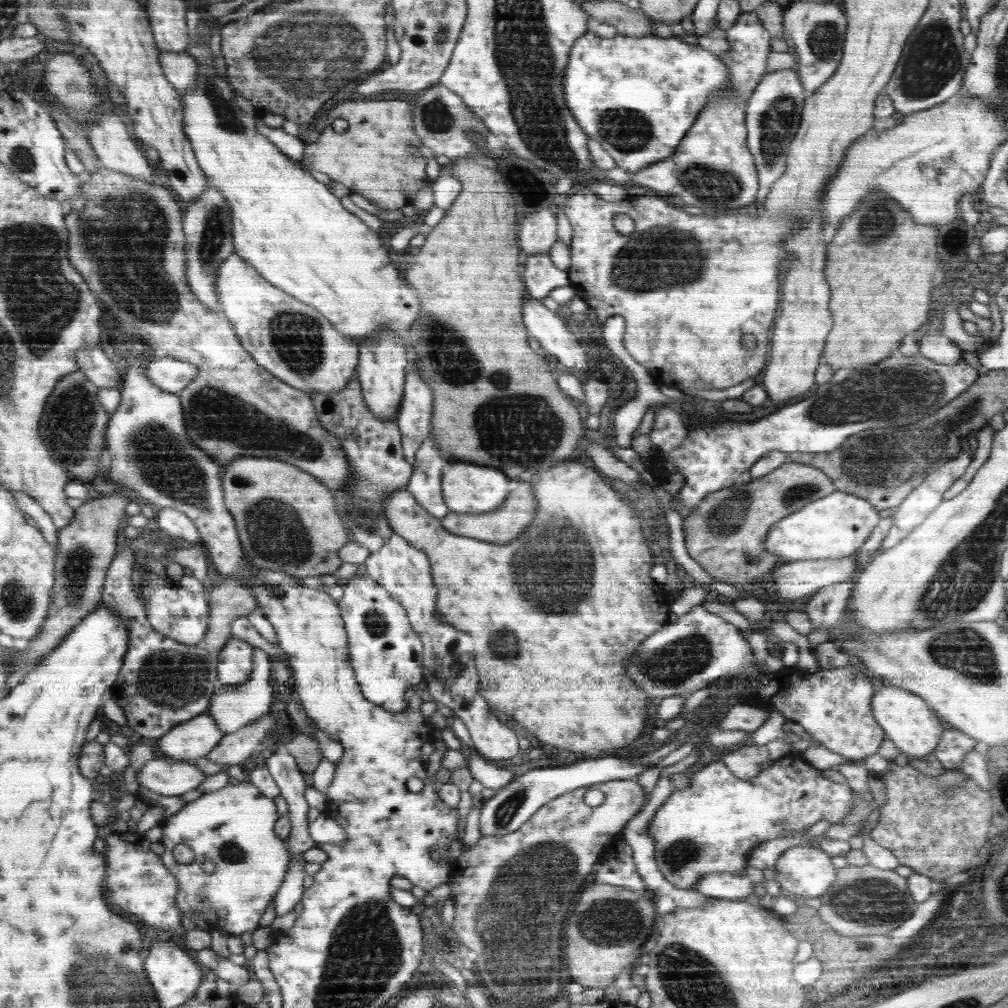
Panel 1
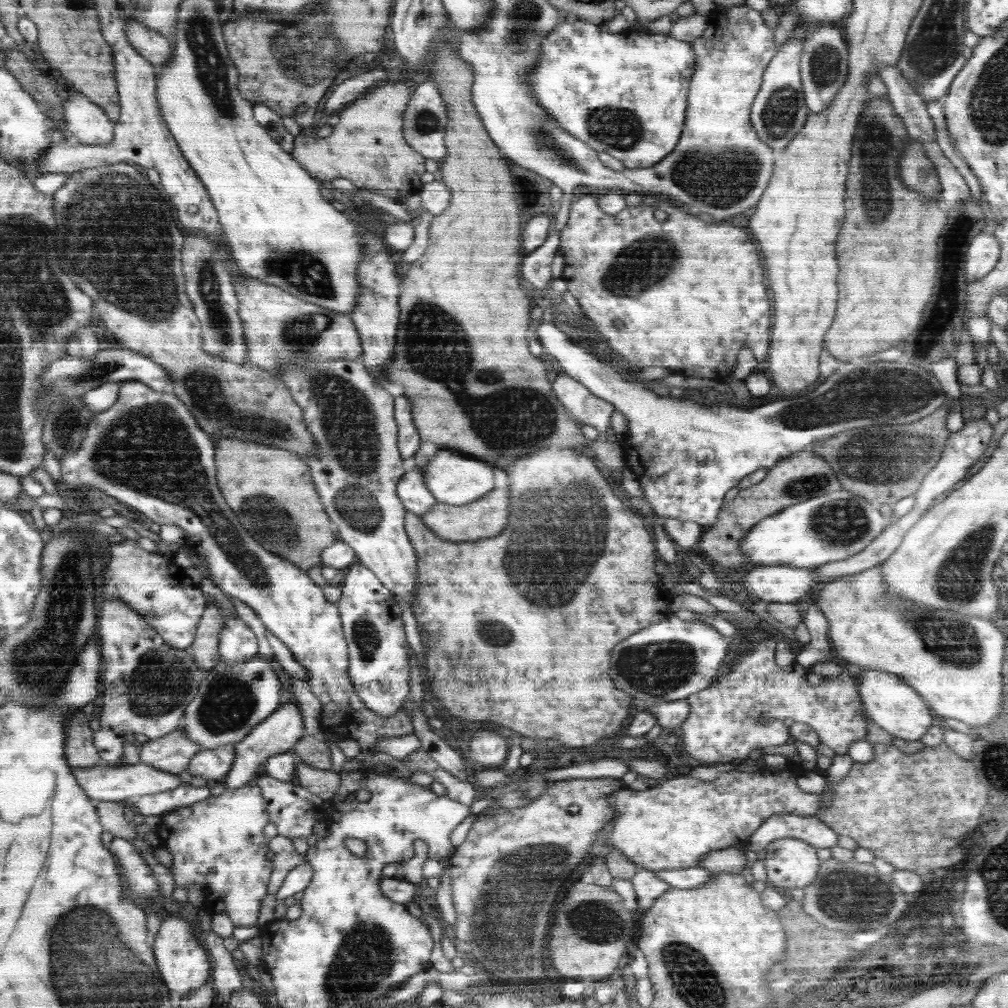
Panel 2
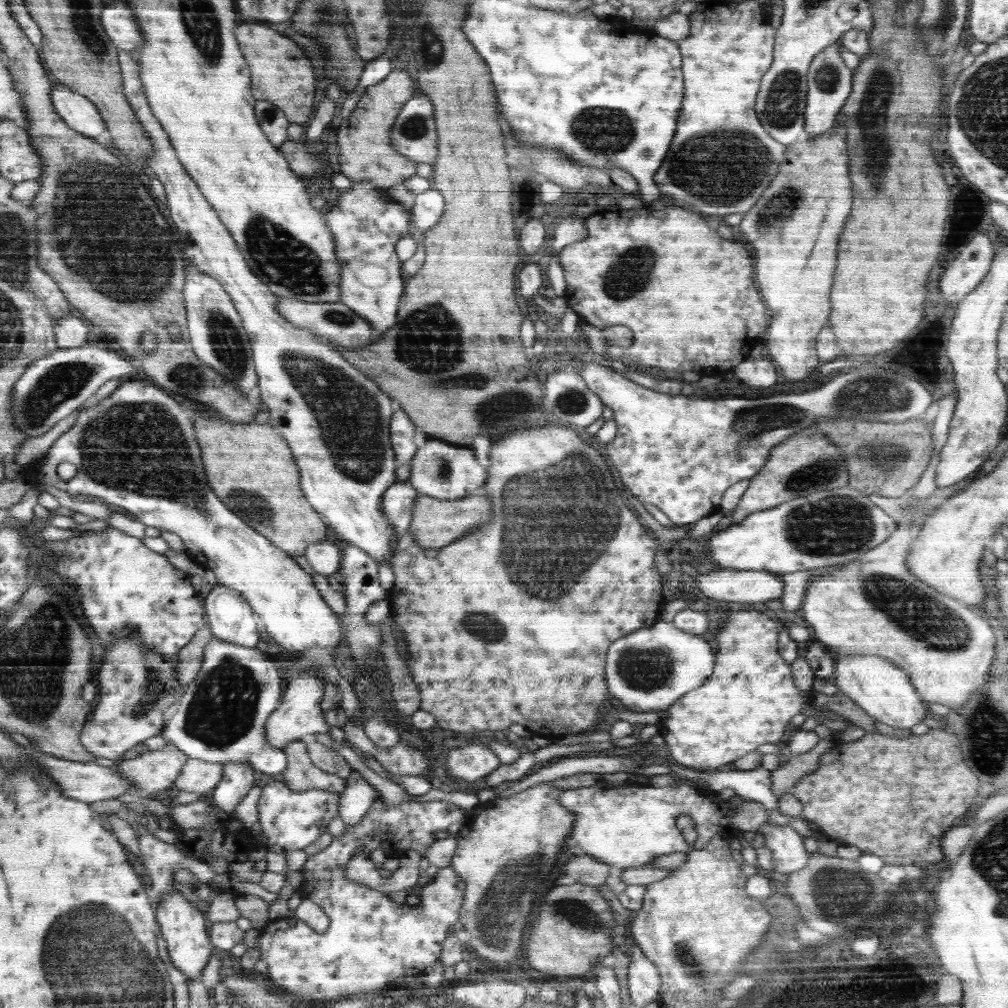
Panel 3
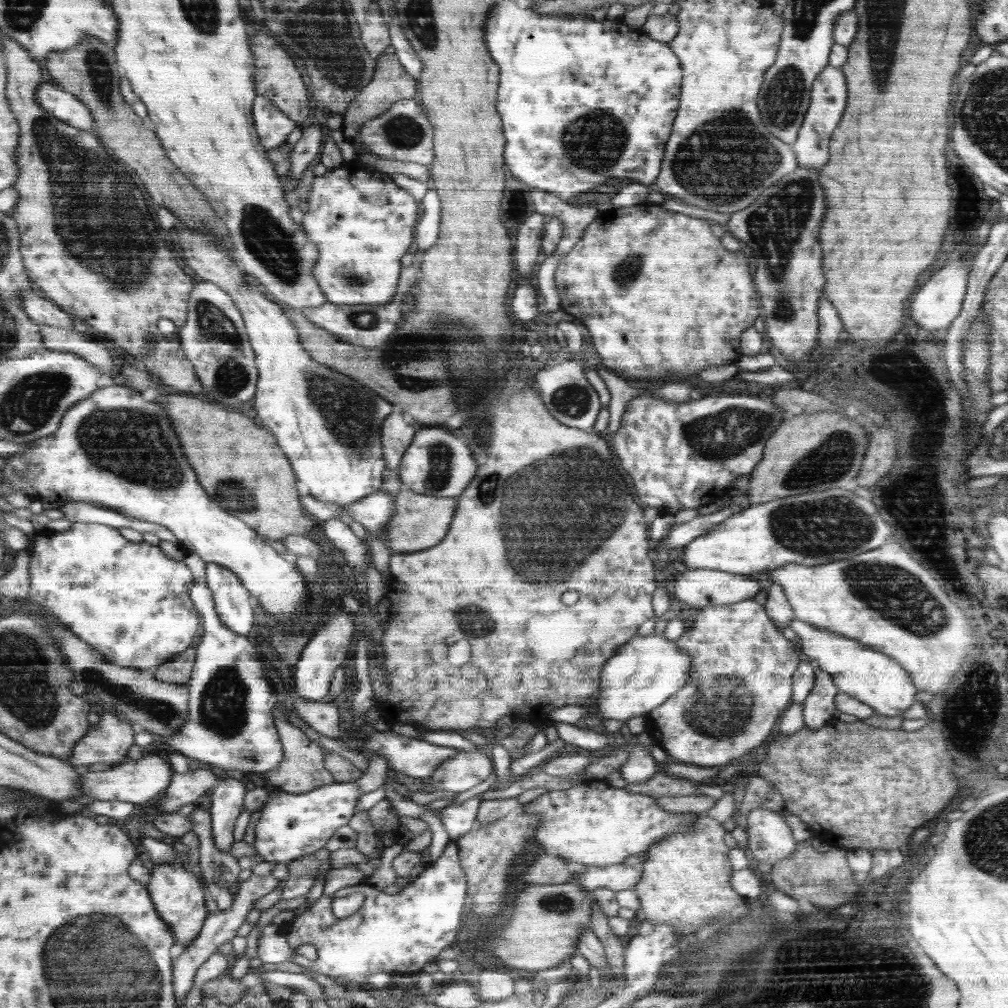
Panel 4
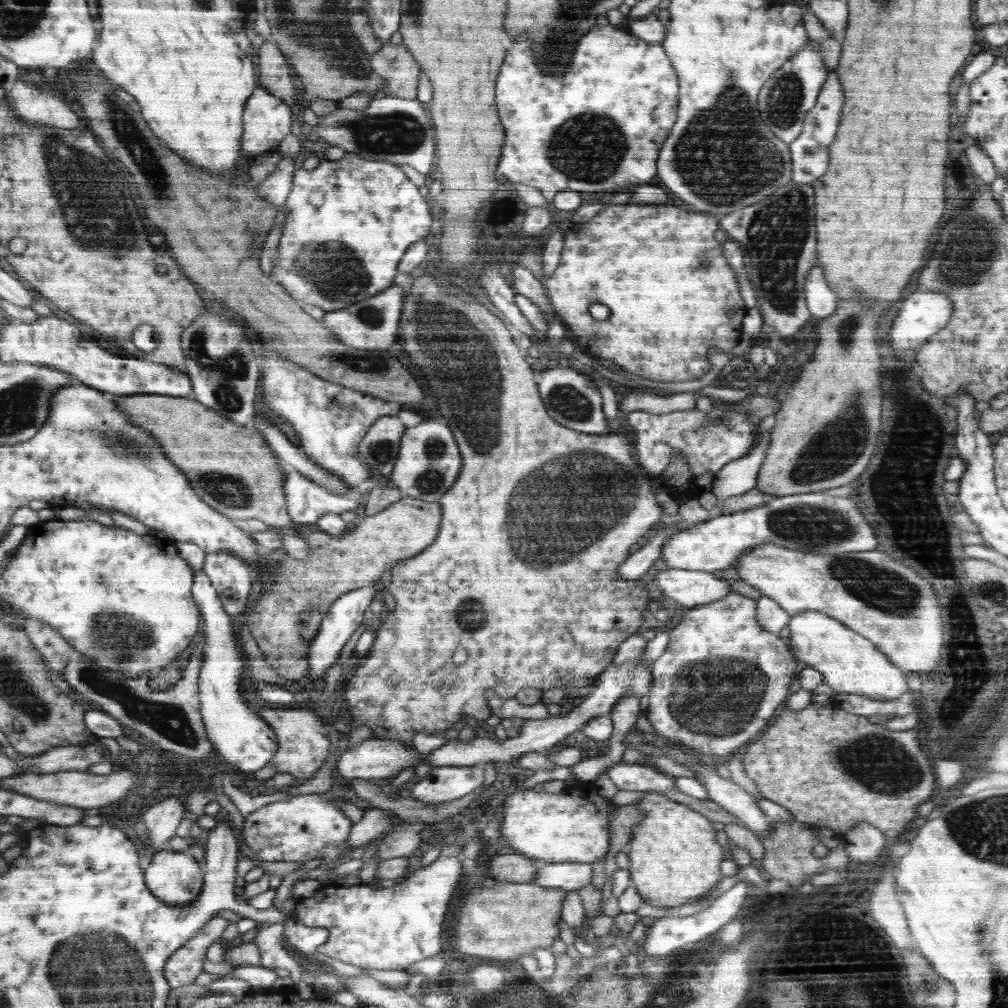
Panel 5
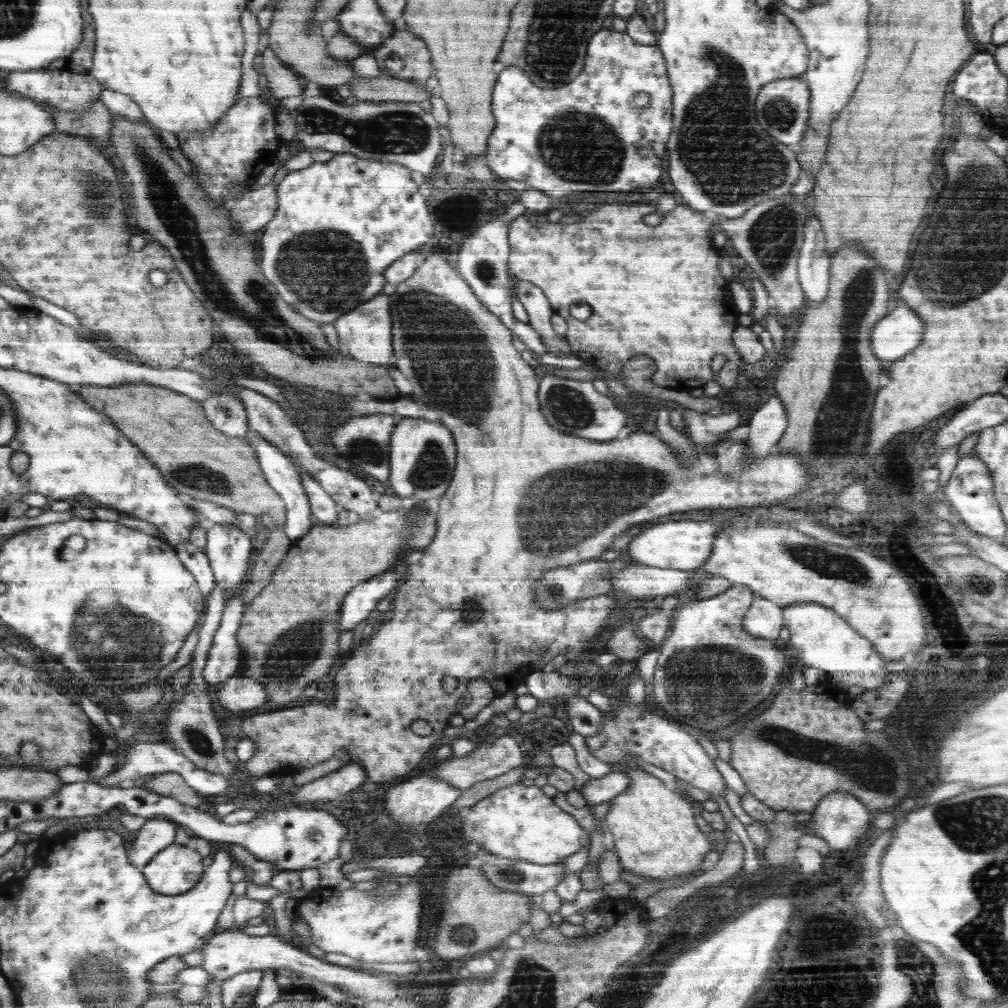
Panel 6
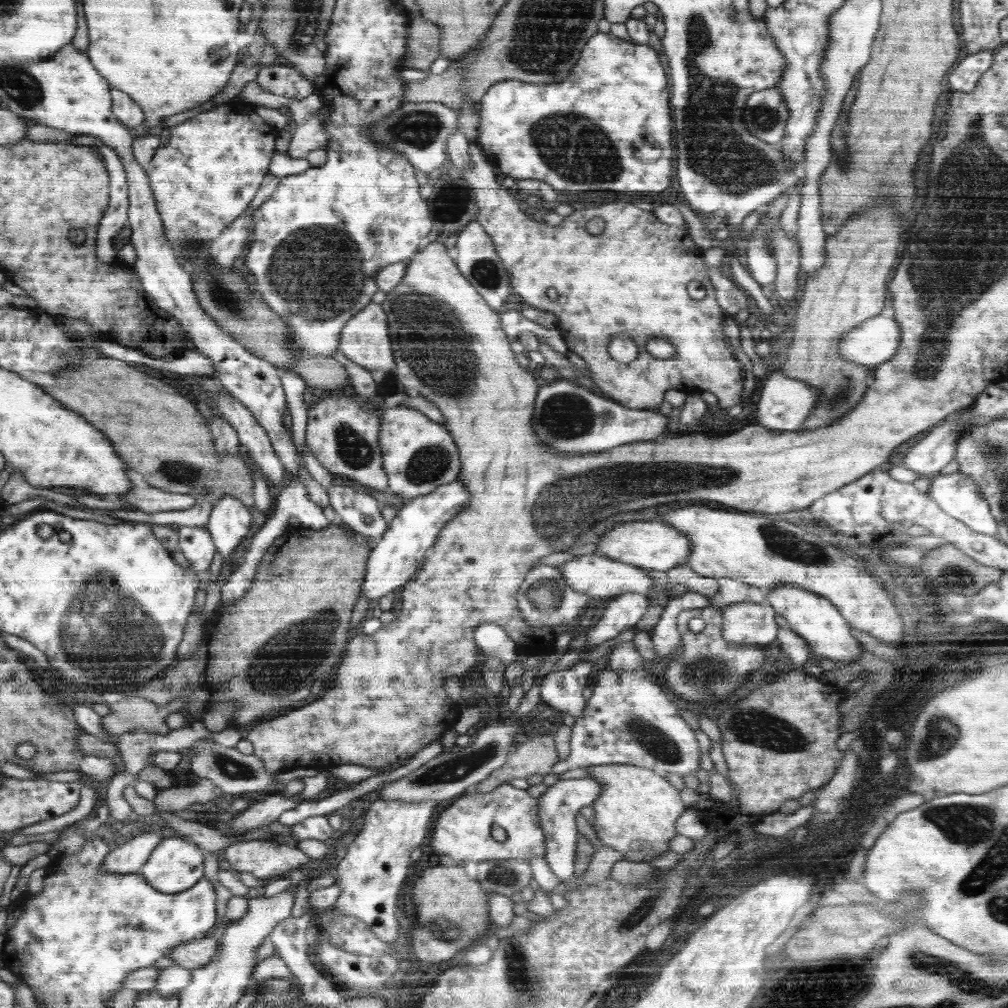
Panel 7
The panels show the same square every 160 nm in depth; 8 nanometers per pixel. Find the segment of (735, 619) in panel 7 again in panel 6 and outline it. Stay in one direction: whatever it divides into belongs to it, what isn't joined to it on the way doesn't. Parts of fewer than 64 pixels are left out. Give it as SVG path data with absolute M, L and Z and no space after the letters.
M756 596L753 606L744 620L744 628L755 638L770 638L778 640L780 631L784 626L783 607L772 600Z

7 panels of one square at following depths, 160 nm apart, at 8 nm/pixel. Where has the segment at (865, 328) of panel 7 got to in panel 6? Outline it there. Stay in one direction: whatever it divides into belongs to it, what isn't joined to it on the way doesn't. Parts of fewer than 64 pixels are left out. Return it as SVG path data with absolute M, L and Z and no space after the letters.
M898 301L888 317L881 318L872 330L873 353L886 363L912 353L924 340L925 319L913 307Z

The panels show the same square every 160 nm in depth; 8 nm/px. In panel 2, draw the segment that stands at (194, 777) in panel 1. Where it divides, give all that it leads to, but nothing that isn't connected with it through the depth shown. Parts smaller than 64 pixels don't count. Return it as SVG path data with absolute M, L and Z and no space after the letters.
M144 763L134 765L118 764L103 767L94 765L90 768L72 768L77 782L89 797L96 801L118 801L123 803L133 802L136 798L145 794L156 794L162 791L177 789L180 785L187 783L185 774L178 775L158 770L157 767Z

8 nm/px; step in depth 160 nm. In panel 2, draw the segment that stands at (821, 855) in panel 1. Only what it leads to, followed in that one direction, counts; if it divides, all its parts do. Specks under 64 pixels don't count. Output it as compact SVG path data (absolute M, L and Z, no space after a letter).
M792 837L773 840L765 846L766 858L762 861L769 886L792 890L804 888L816 876L821 860L816 847Z

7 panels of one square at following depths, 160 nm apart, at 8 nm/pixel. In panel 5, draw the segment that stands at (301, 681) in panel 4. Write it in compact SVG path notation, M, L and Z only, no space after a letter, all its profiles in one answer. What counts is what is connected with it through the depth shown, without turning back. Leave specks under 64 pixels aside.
M372 584L369 587L354 589L343 594L330 608L325 621L321 623L321 629L309 649L309 674L310 678L320 678L340 656L340 650L344 648L344 644L348 642L348 638L352 636L352 632L359 628L358 624L362 622L364 610L370 607L372 598L378 591L378 584Z

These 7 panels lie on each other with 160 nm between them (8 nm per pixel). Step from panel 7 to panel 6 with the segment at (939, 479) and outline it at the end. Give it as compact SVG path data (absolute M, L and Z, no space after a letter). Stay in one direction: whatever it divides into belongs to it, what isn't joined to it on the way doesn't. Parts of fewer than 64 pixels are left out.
M973 450L960 458L954 468L948 484L943 486L944 498L958 511L959 517L973 530L991 539L1003 542L1006 523L995 499L993 480L986 464L973 456Z

